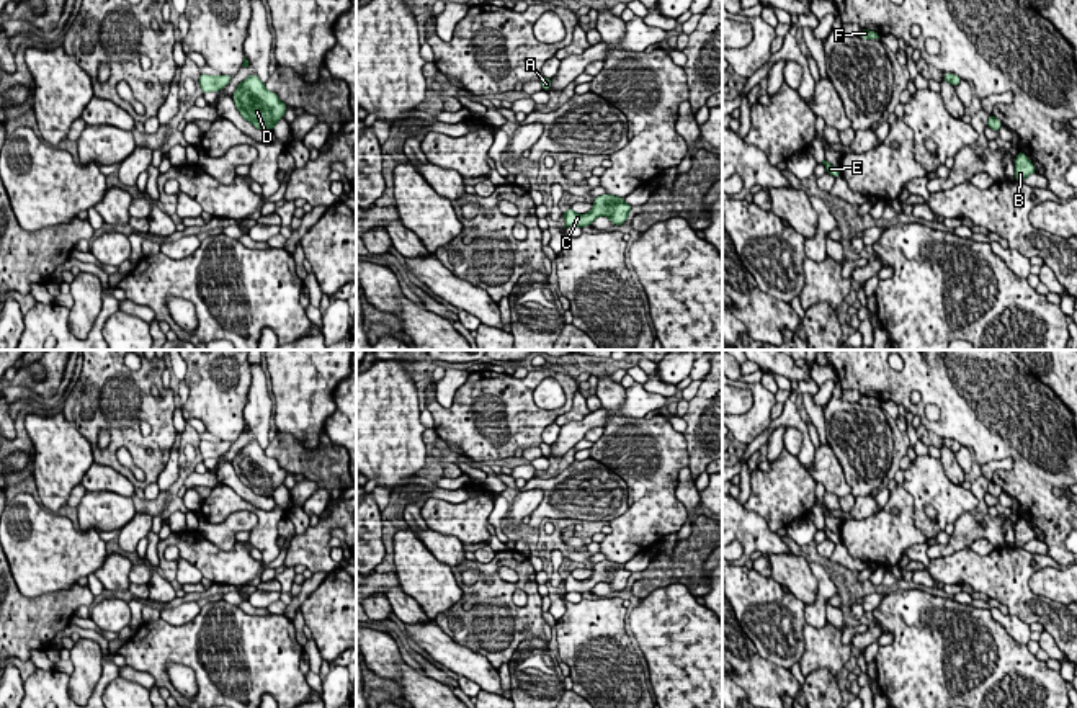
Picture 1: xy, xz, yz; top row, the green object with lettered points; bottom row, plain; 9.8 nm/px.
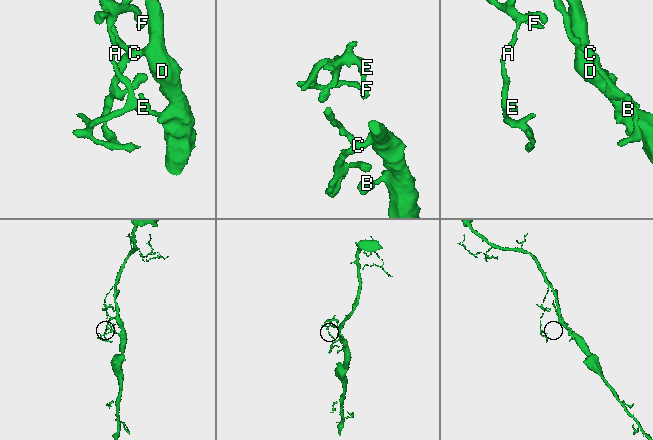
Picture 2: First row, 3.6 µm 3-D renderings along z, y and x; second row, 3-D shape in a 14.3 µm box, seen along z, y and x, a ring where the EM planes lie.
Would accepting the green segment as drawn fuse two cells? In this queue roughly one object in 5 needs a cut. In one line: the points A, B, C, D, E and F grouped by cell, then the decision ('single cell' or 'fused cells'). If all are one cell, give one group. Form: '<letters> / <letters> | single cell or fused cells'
A B C D E F | single cell

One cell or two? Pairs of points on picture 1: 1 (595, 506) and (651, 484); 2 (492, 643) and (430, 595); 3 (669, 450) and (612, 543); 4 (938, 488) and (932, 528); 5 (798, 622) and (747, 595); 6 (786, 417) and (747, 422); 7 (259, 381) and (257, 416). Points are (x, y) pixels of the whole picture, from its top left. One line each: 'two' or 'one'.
1: two
2: two
3: one
4: one
5: one
6: two
7: one

